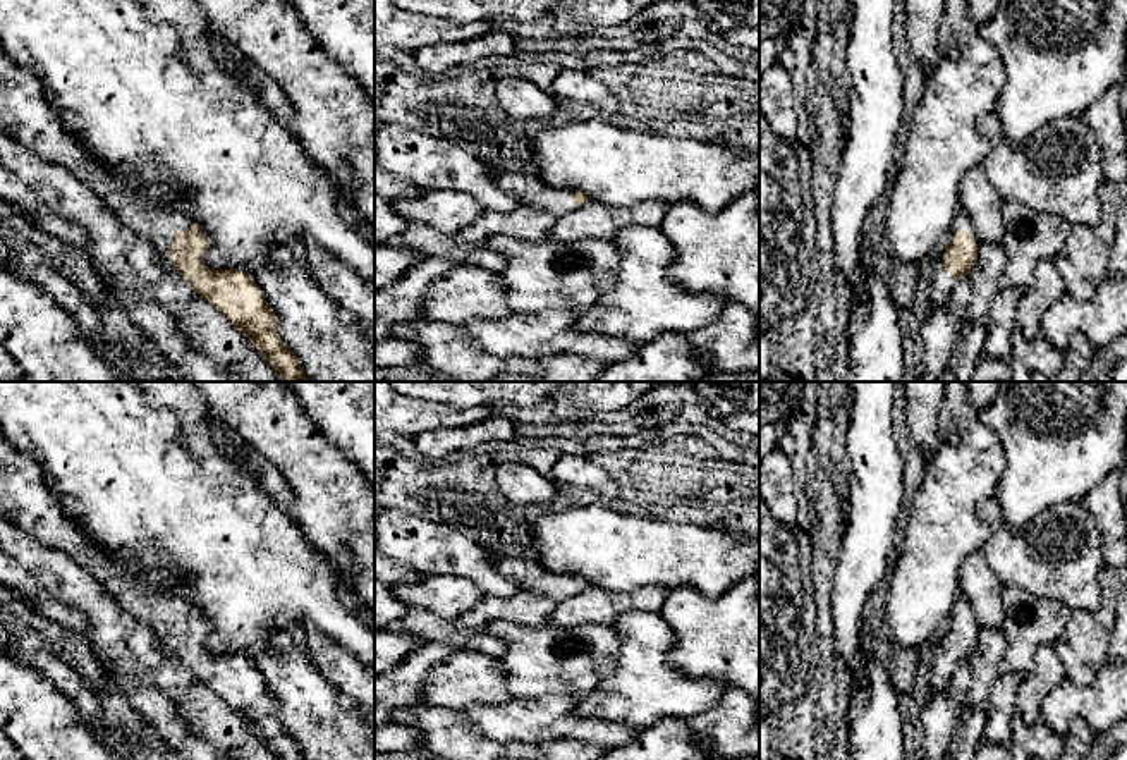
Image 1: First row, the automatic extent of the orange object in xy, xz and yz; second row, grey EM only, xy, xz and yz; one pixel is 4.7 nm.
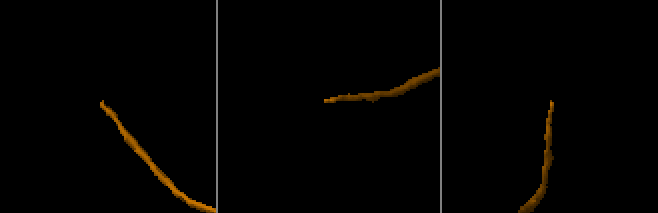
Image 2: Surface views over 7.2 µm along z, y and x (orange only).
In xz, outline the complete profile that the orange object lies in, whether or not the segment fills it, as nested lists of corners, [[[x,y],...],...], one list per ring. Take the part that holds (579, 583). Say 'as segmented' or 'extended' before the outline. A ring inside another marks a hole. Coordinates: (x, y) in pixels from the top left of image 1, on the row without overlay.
extended; [[[512,554],[505,559],[495,559],[495,566],[503,576],[517,581],[522,590],[533,590],[555,604],[591,586],[581,576],[546,573],[533,555]]]

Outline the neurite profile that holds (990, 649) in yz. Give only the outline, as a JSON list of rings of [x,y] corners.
[[[979,628],[978,645],[969,659],[971,686],[966,705],[984,710],[990,703],[990,690],[1000,674],[998,664],[1005,653],[1005,634],[1002,628]]]

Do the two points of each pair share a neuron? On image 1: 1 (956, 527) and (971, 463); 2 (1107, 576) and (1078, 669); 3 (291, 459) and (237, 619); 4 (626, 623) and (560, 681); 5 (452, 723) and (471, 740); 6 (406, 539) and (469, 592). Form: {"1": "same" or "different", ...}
{"1": "same", "2": "same", "3": "different", "4": "different", "5": "same", "6": "different"}

